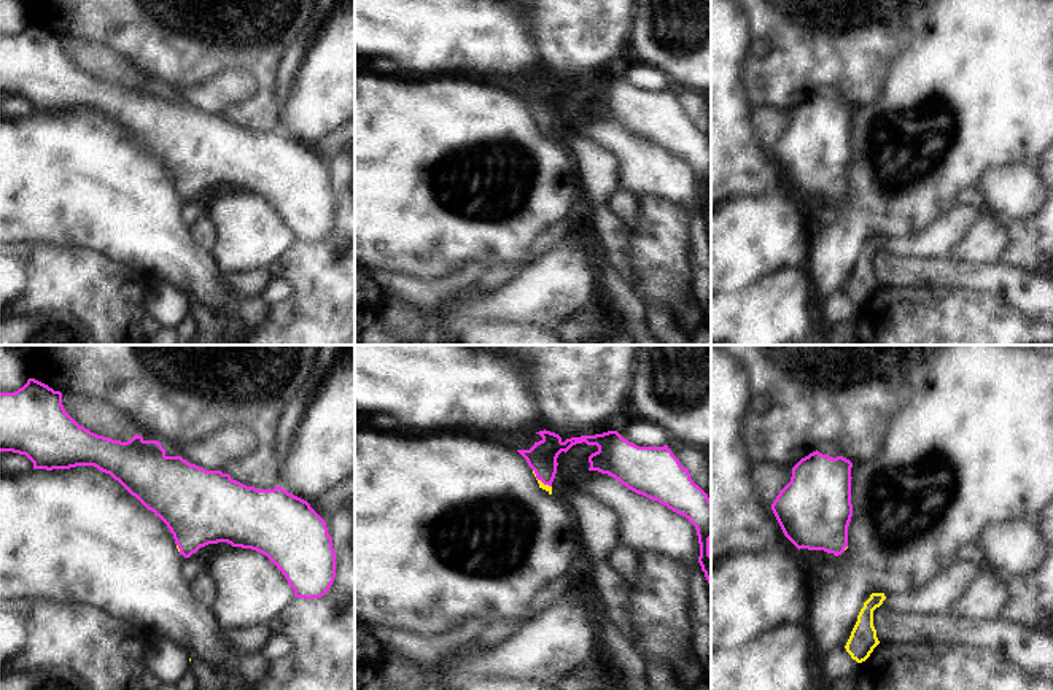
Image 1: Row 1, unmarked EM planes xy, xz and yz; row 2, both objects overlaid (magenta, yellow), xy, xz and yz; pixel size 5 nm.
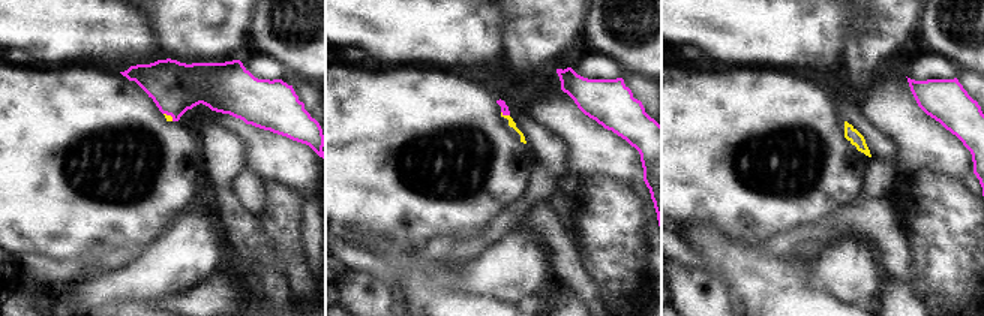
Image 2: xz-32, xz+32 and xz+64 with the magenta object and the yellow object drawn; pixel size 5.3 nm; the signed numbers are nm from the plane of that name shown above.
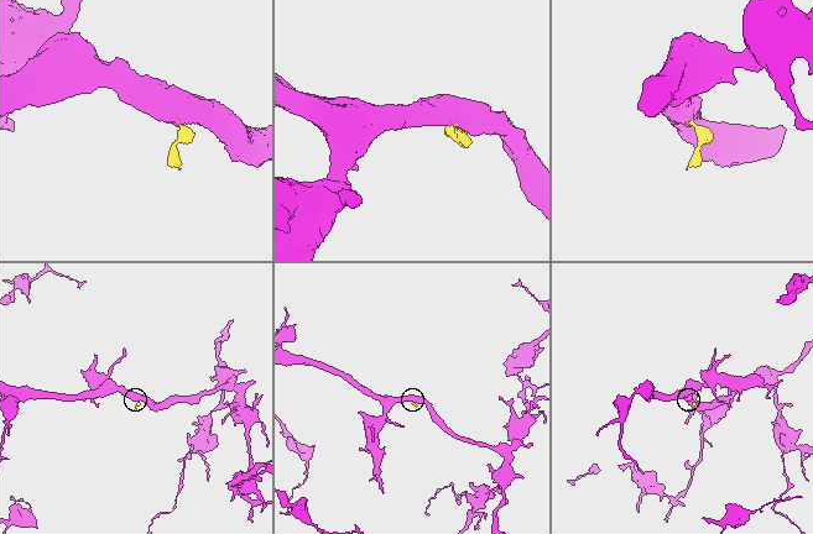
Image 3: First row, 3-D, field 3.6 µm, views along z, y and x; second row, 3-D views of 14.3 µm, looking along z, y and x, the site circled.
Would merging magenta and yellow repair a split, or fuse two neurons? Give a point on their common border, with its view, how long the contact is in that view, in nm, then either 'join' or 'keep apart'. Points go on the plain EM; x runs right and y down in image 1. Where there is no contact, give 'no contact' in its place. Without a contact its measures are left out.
meets magenta in xz at (540, 123); contact 130 nm long; join

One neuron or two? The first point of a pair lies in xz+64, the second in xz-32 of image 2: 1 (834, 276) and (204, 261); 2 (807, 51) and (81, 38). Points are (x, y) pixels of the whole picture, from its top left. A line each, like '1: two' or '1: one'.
1: one
2: one

